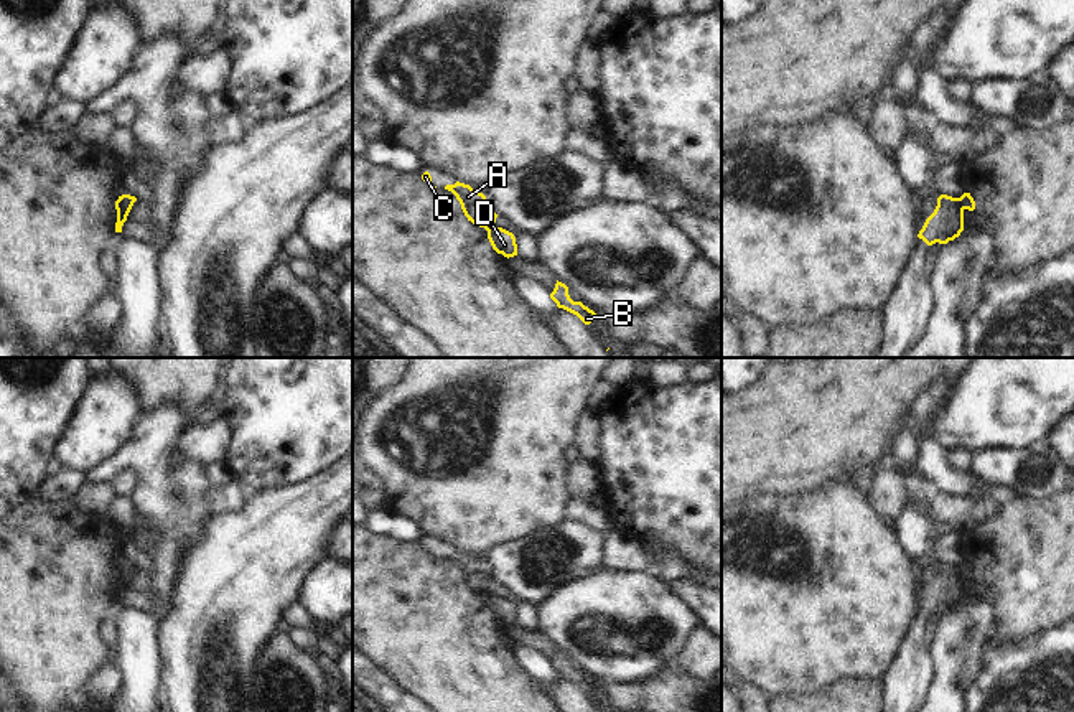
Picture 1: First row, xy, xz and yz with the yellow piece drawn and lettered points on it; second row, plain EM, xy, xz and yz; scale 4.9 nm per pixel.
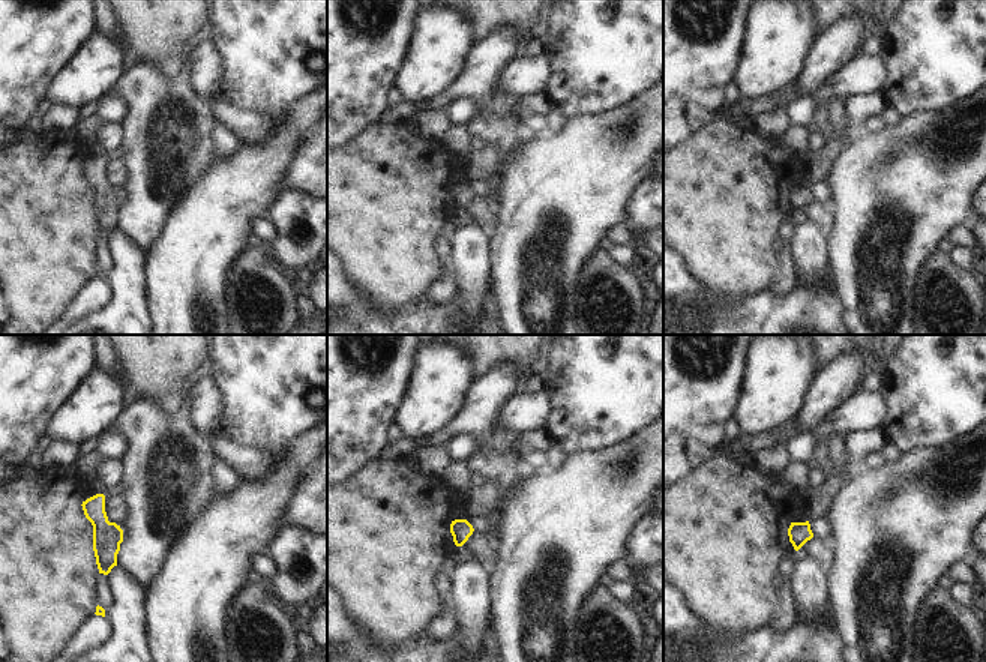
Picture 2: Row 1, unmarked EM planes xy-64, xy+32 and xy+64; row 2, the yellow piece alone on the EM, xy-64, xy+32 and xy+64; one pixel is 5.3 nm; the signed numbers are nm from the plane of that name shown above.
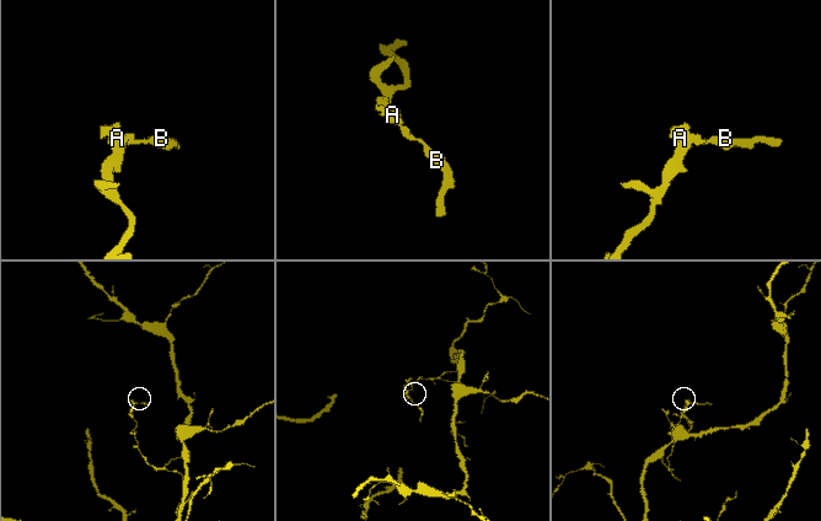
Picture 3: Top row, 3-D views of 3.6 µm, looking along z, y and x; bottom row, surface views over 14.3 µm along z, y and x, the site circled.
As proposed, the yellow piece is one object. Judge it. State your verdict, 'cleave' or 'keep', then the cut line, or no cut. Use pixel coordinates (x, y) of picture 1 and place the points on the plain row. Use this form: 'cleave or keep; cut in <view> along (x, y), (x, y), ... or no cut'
cleave; cut in xy along (117, 569), (127, 584)

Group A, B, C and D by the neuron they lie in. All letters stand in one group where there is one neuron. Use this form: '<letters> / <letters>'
A C / B D

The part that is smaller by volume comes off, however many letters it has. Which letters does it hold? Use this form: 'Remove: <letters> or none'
Remove: B, D

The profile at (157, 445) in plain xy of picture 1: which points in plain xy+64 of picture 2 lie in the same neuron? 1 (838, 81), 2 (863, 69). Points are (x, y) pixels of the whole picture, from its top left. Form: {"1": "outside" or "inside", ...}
{"1": "outside", "2": "outside"}

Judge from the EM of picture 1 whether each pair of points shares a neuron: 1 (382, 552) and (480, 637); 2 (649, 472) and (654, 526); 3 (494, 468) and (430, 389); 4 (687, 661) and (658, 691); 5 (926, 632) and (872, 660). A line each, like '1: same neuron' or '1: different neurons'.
1: same neuron
2: same neuron
3: same neuron
4: different neurons
5: different neurons

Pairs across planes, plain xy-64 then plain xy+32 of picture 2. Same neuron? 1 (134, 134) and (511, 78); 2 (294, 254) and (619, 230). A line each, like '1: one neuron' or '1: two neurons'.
1: two neurons
2: two neurons

